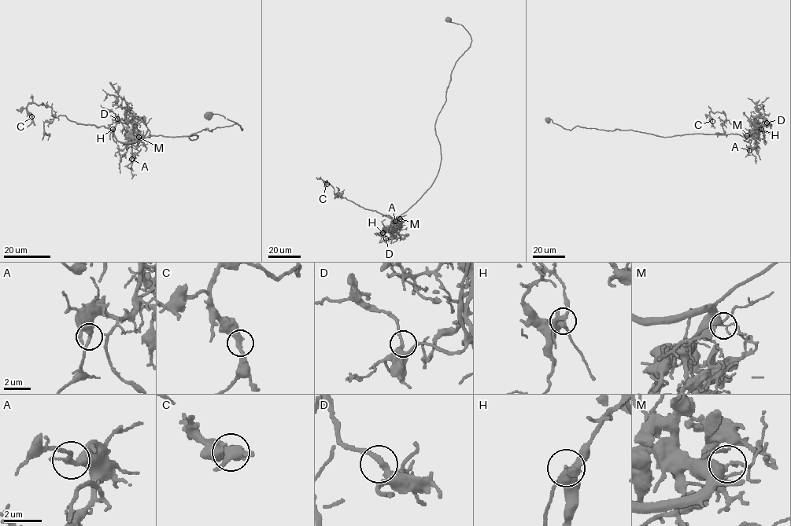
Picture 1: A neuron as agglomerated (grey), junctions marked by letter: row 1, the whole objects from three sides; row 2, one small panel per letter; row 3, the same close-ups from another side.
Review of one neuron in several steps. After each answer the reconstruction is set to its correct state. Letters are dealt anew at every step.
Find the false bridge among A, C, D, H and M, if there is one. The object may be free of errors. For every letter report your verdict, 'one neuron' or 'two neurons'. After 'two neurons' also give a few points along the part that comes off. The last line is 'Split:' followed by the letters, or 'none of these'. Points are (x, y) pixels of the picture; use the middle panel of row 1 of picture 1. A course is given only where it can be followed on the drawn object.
A: one neuron
C: one neuron
D: one neuron
H: one neuron
M: two neurons | (401, 218), (403, 222), (395, 229), (399, 229), (395, 237), (392, 227), (382, 231), (384, 226)
Split: M

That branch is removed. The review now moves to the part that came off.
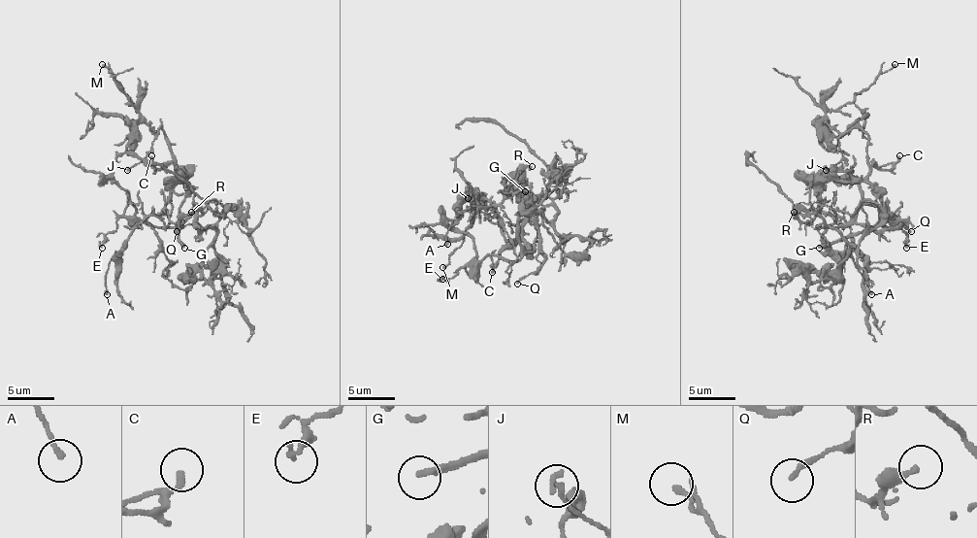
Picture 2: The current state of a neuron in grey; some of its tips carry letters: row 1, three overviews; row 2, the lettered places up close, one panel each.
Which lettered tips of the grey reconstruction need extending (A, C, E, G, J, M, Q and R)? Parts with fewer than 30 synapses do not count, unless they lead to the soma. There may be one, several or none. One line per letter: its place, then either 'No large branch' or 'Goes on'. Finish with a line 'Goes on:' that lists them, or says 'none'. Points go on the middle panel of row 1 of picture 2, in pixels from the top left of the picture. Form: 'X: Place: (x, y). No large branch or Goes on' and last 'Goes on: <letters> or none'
A: Place: (447, 244). No large branch
C: Place: (492, 272). No large branch
E: Place: (442, 279). No large branch
G: Place: (525, 191). Goes on
J: Place: (468, 198). No large branch
M: Place: (442, 267). No large branch
Q: Place: (517, 284). No large branch
R: Place: (532, 166). No large branch
Goes on: G

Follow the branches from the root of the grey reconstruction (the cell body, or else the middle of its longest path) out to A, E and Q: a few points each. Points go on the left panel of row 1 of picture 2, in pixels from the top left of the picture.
A: (188, 193), (181, 179), (172, 188), (172, 198), (163, 212), (146, 217), (135, 228), (107, 269), (107, 294)
E: (188, 193), (179, 208), (177, 226), (148, 226), (120, 217), (102, 248)
Q: (188, 193), (196, 203), (196, 221), (203, 231), (193, 224), (186, 224), (177, 231)

